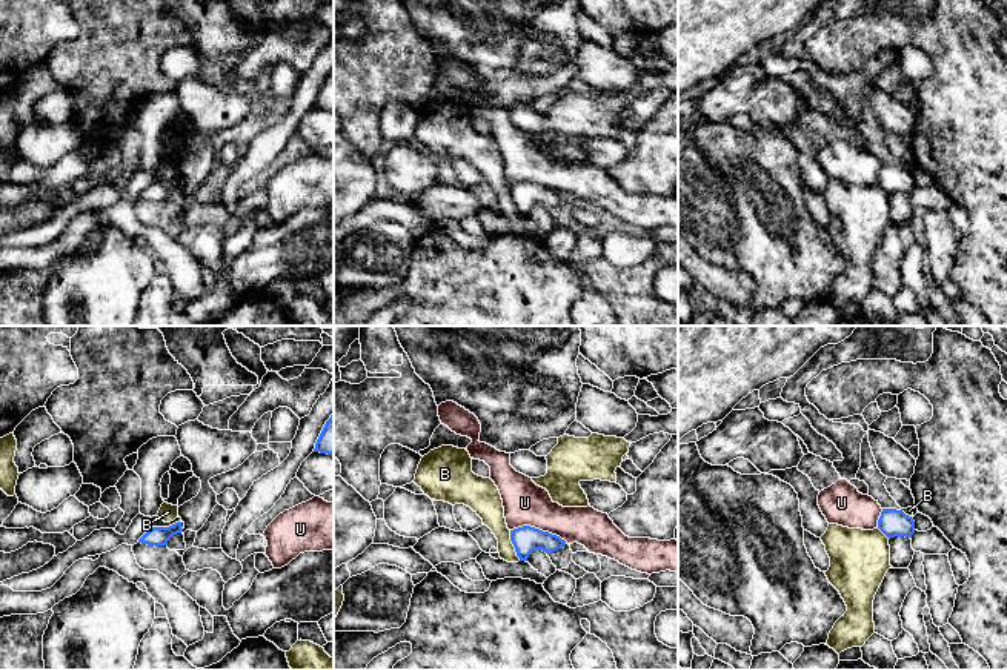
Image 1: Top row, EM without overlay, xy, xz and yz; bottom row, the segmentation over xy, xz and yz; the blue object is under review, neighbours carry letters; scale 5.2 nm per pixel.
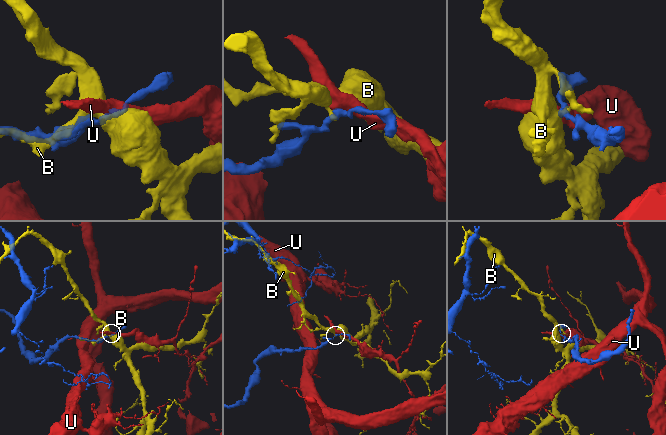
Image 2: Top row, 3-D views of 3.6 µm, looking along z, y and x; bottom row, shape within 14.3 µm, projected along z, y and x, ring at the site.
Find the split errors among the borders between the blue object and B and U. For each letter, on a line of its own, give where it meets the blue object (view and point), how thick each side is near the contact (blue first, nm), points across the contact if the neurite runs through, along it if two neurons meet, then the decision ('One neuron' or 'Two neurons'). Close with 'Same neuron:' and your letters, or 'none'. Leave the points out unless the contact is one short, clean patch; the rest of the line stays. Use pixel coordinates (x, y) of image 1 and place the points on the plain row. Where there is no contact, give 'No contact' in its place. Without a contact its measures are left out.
B: Touches blue at xz (514, 202). Thickness 140 nm (blue) against 140 nm. Boundary: xz (509, 186), (509, 195), (520, 215). Two neurons
U: Touches blue at xz (538, 185). Thickness 140 nm (blue) against 220 nm. Boundary: xz (511, 185), (534, 182), (555, 189), (566, 197). Two neurons
Same neuron: none

